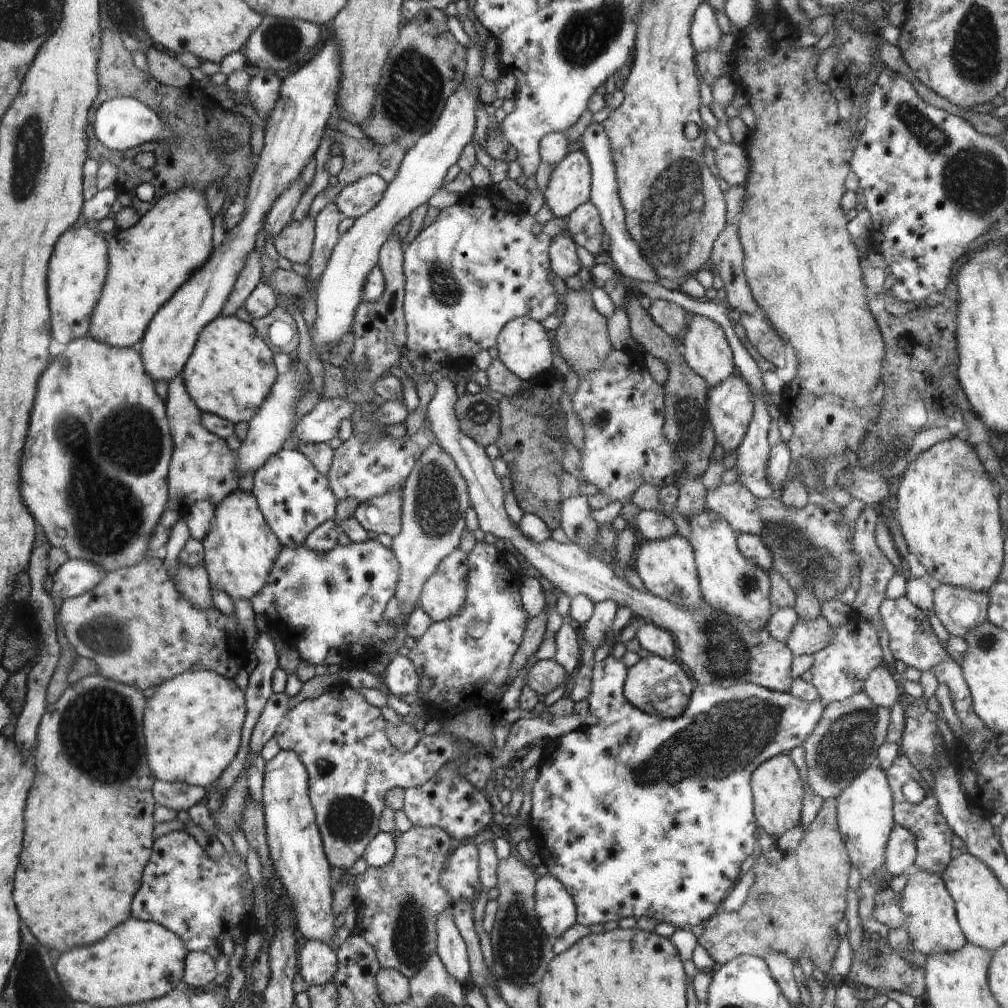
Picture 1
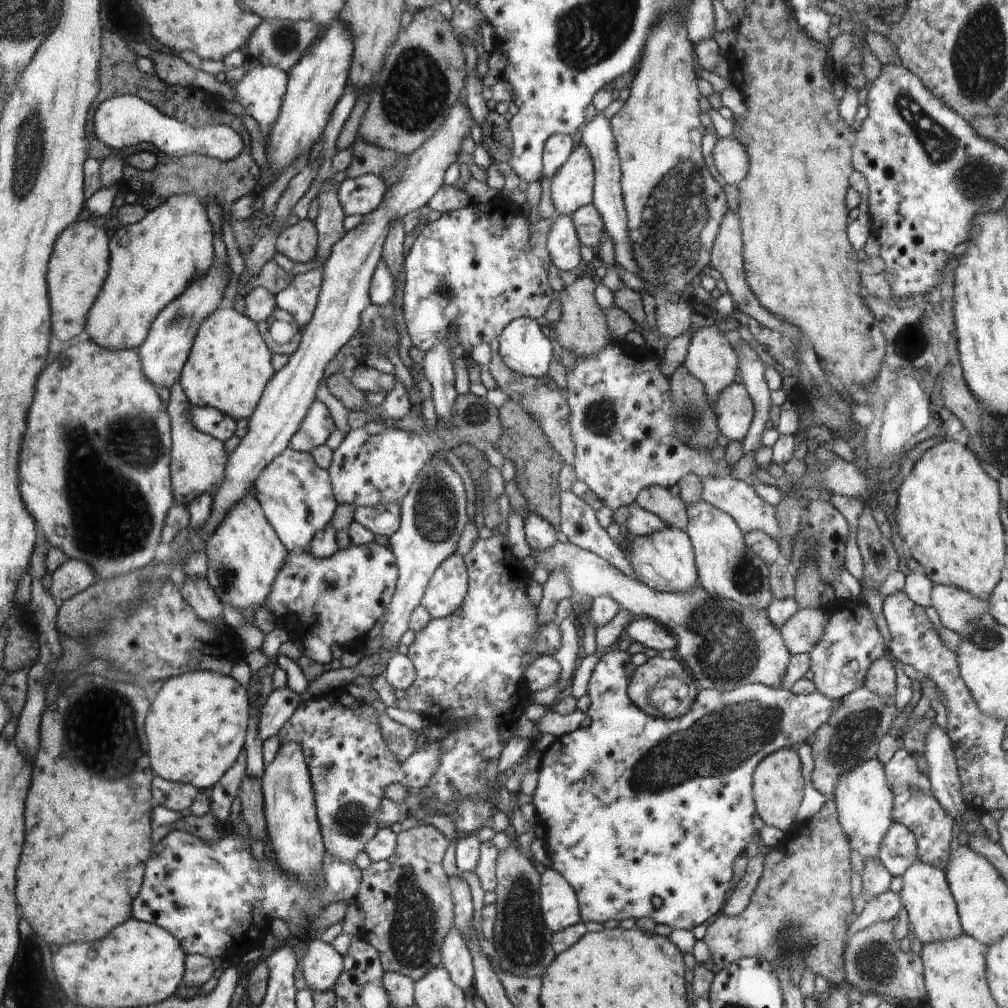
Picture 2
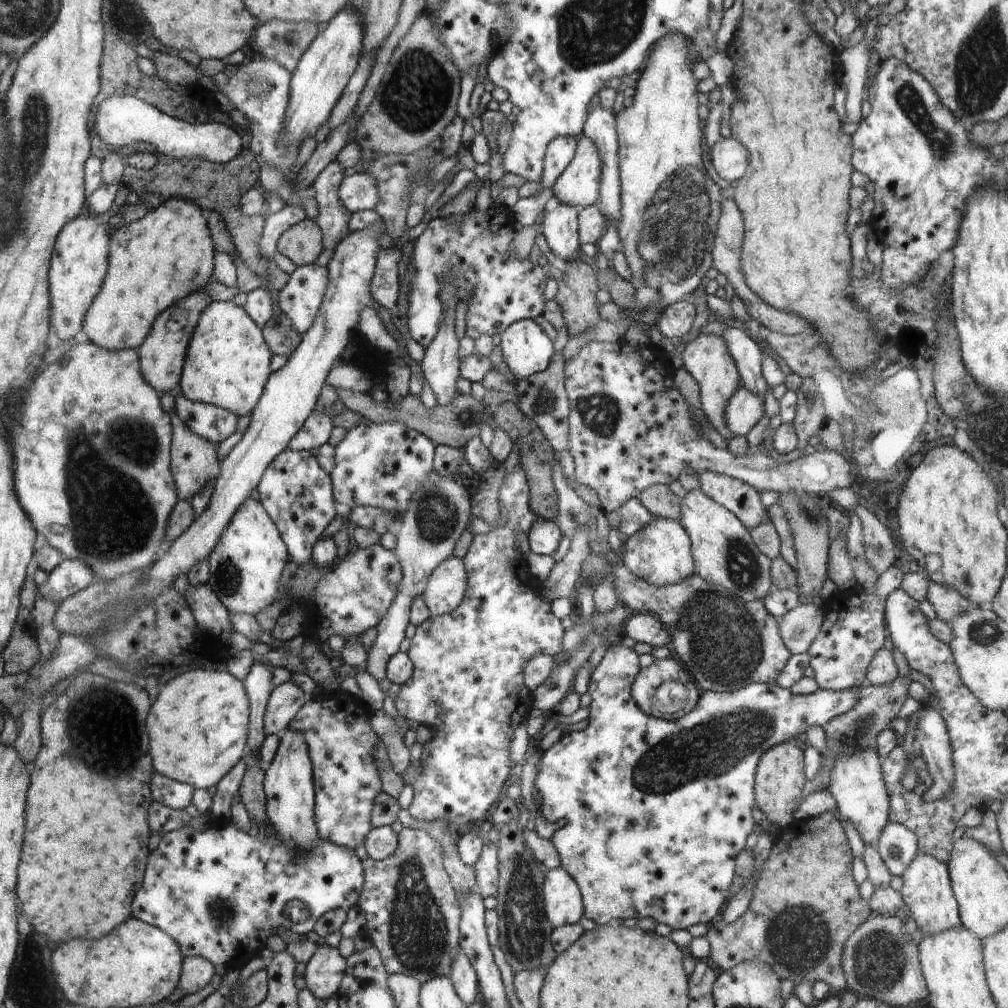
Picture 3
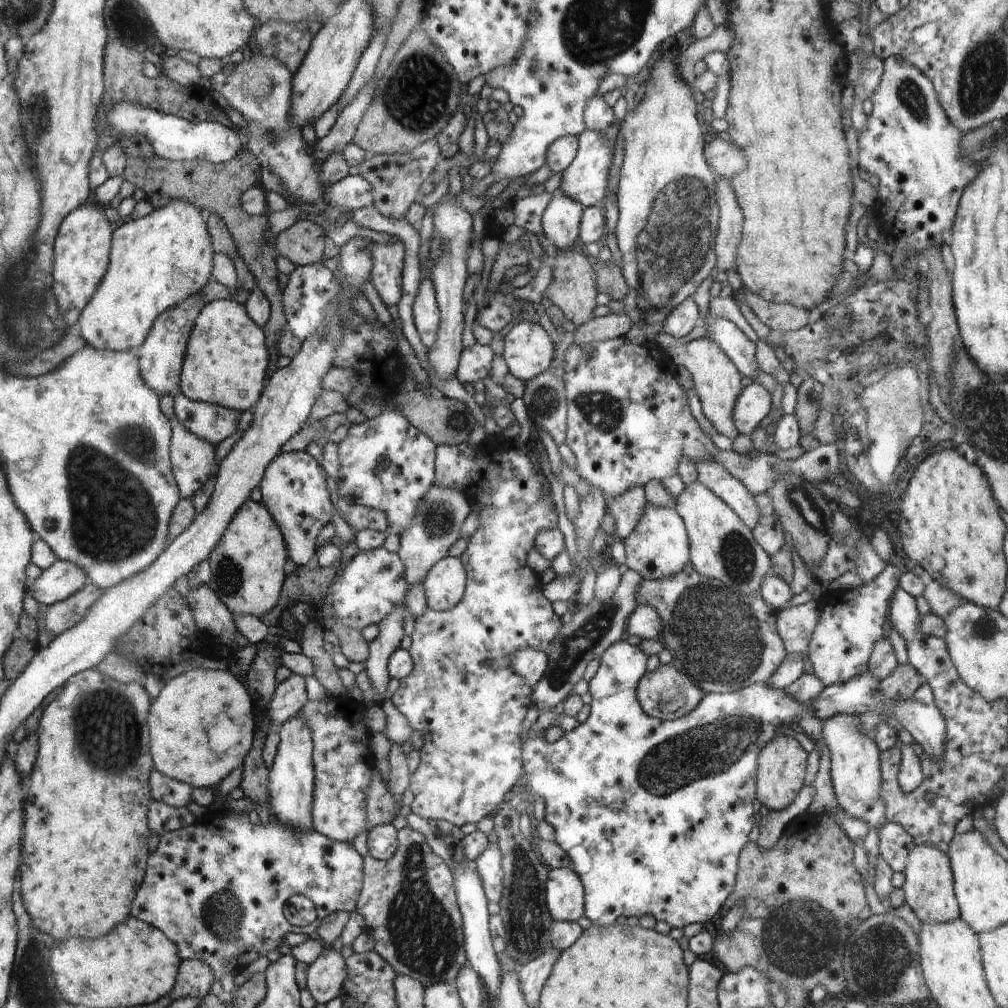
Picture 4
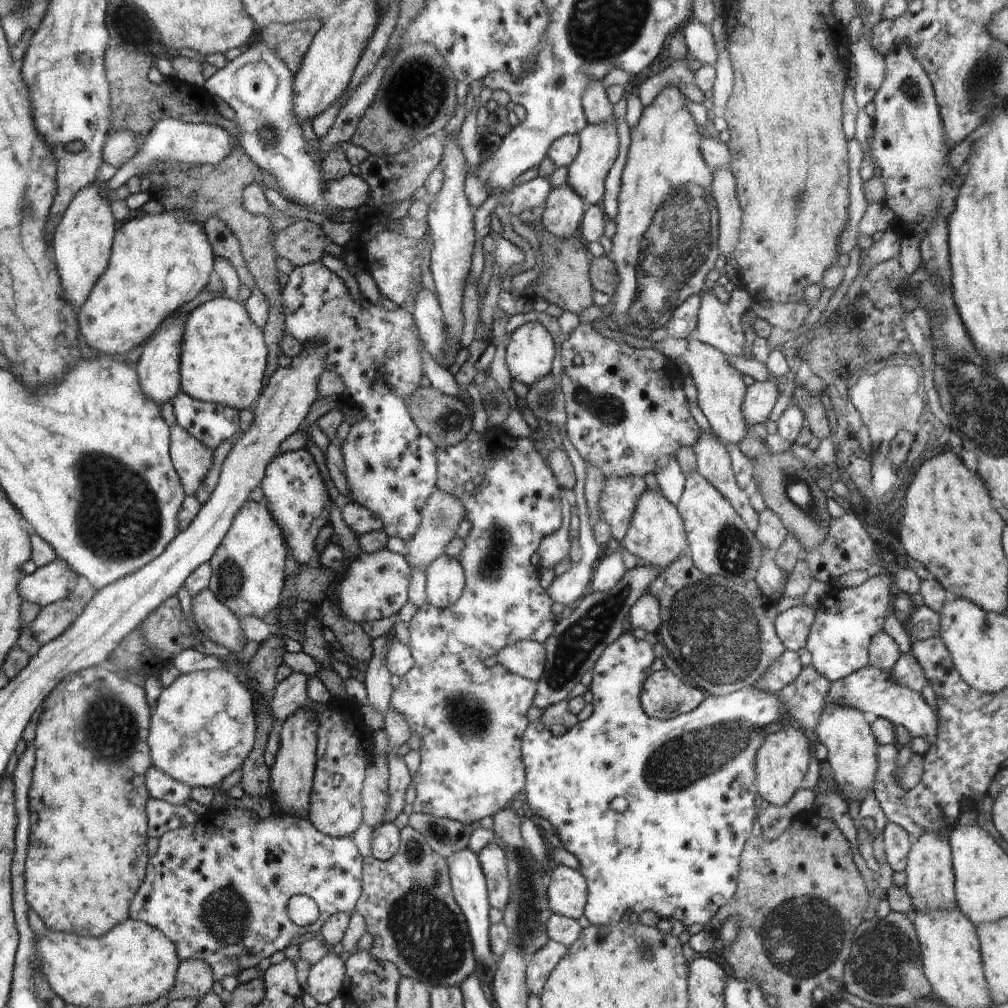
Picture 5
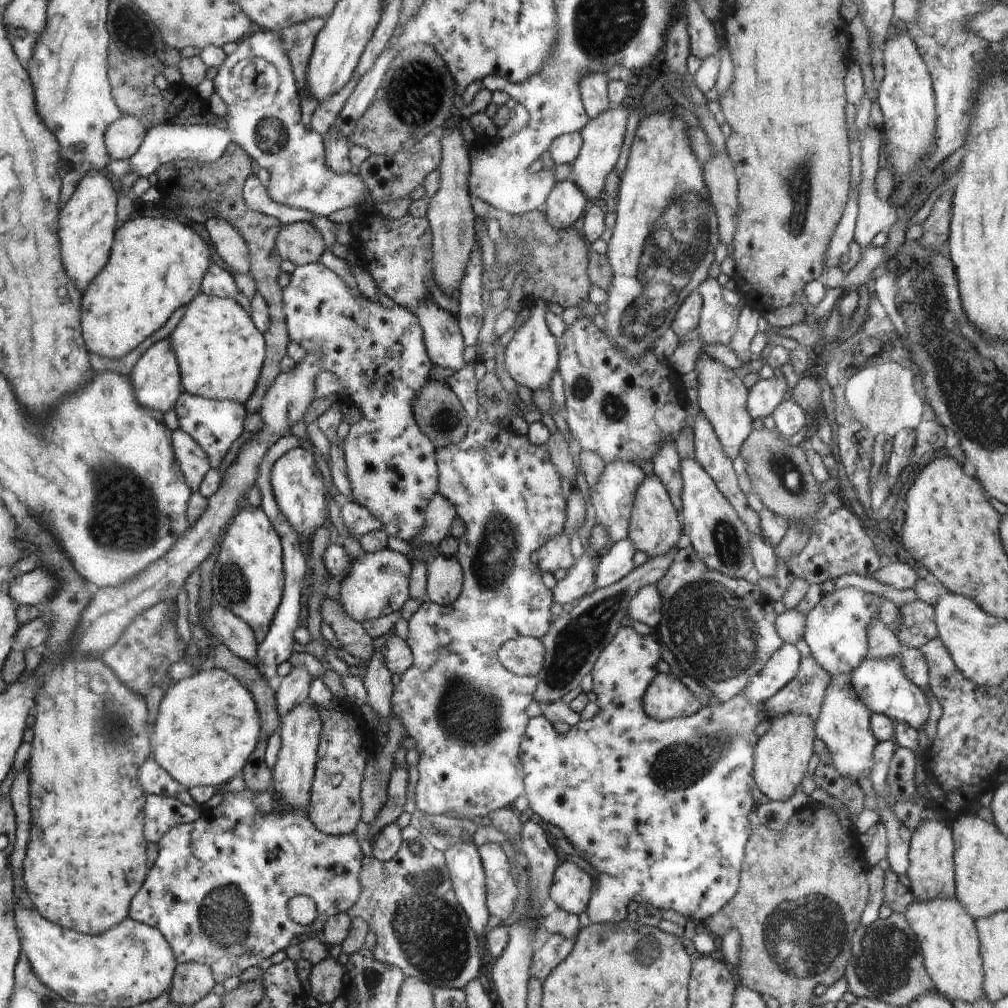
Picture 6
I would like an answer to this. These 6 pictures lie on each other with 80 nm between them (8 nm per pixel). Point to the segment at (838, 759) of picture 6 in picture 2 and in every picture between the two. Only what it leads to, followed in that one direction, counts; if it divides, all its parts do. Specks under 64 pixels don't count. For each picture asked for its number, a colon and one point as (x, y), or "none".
2: (864, 800)
3: (857, 784)
4: (856, 777)
5: (852, 748)

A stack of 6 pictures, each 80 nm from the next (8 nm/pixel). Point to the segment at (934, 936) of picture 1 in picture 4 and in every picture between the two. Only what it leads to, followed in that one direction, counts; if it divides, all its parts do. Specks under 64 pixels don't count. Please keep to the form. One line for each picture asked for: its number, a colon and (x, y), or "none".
2: (932, 910)
3: (927, 891)
4: (928, 888)

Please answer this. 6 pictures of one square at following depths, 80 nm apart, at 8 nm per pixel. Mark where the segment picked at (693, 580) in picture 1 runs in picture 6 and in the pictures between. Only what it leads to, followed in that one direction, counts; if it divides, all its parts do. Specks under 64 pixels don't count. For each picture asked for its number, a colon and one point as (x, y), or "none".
2: (664, 561)
3: (660, 553)
4: (658, 548)
5: (656, 534)
6: (655, 527)

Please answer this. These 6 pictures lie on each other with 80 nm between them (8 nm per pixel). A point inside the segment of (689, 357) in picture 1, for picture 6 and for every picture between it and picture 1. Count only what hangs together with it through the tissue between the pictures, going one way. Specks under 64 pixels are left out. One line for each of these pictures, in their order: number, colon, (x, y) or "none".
2: (710, 357)
3: (706, 358)
4: (717, 380)
5: (721, 389)
6: (722, 397)

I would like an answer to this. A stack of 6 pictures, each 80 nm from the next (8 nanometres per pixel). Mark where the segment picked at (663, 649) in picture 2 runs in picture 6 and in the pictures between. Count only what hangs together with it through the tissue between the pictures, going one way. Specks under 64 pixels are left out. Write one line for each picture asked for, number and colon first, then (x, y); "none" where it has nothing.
3: (642, 627)
4: (644, 622)
5: (645, 613)
6: (646, 606)

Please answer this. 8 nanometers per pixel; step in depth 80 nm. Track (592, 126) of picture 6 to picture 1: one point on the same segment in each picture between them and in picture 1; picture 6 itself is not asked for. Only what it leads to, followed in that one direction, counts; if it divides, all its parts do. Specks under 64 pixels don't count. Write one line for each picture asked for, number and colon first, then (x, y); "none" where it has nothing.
1: (569, 186)
2: (572, 187)
3: (578, 186)
4: (584, 180)
5: (598, 144)

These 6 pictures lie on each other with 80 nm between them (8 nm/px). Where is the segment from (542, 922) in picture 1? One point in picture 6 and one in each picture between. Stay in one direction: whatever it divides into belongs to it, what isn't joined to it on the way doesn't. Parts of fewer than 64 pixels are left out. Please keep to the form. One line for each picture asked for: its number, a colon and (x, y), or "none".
2: (559, 903)
3: (563, 902)
4: (565, 899)
5: (567, 892)
6: (571, 888)

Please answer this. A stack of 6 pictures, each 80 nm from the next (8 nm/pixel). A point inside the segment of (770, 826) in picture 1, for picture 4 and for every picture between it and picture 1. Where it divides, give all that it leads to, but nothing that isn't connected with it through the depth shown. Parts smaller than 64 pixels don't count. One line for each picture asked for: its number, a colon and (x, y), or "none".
2: (777, 781)
3: (778, 786)
4: (781, 764)

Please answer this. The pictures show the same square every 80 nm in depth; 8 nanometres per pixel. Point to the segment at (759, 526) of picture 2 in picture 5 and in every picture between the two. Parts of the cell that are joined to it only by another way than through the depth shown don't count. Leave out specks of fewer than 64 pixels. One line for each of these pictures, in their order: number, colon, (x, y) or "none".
3: (741, 499)
4: (710, 473)
5: (713, 462)

